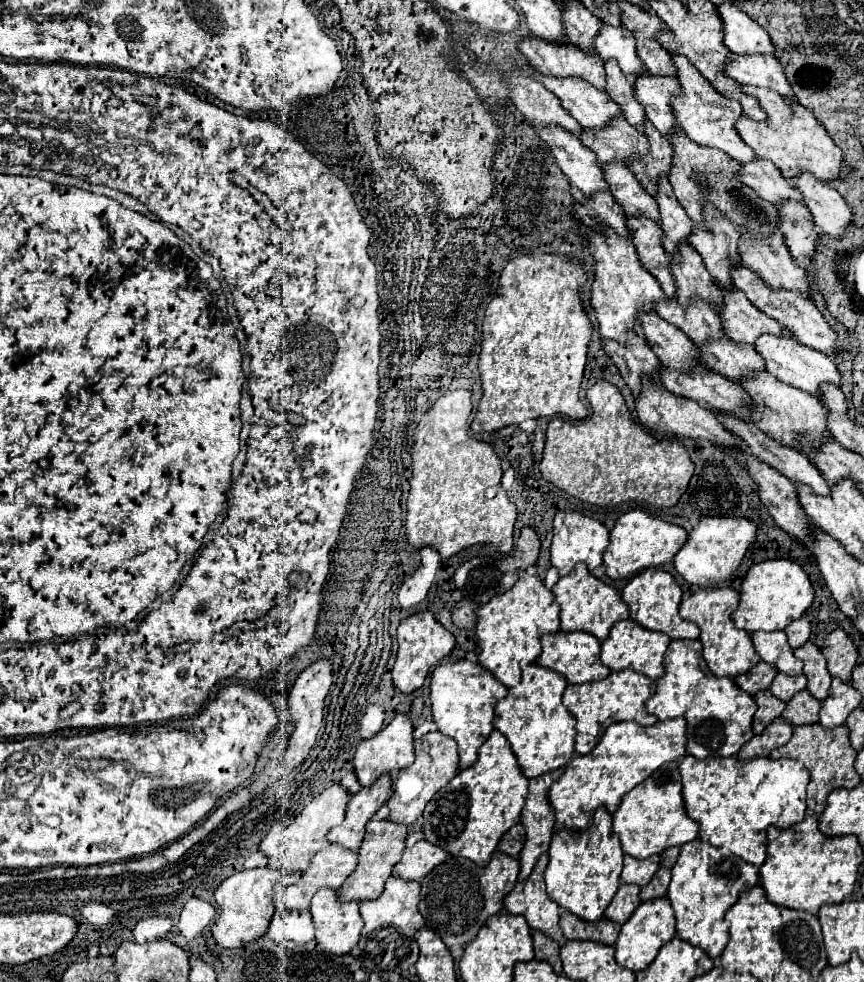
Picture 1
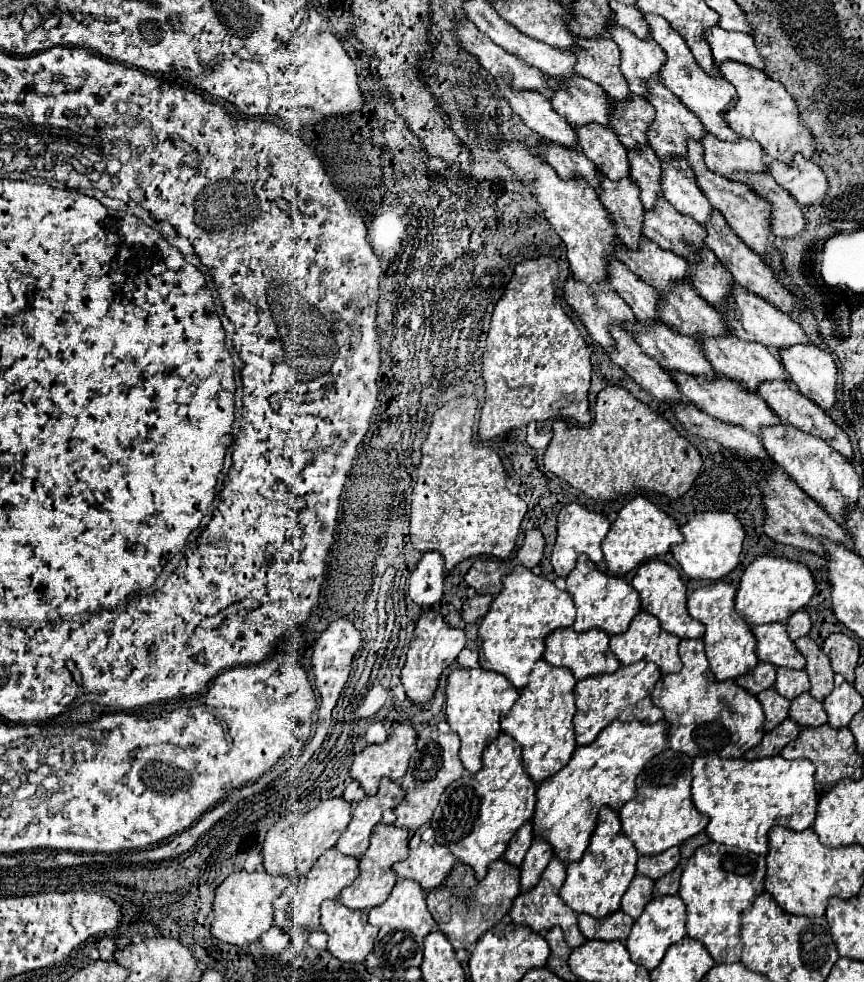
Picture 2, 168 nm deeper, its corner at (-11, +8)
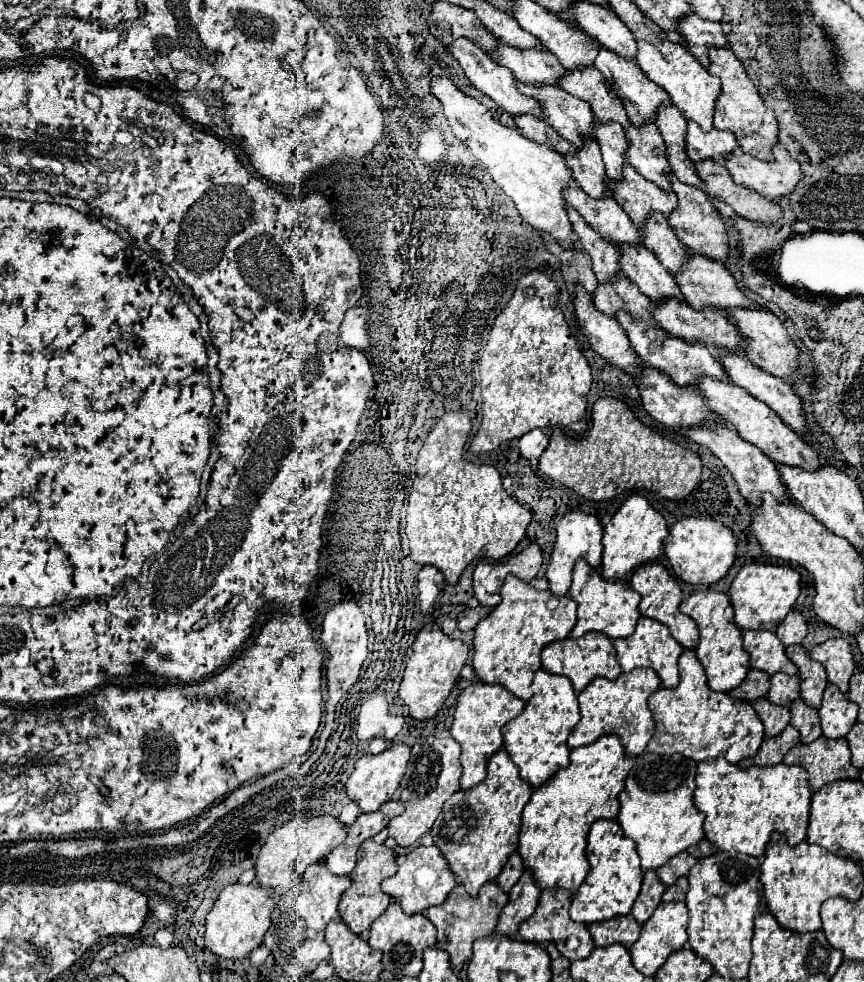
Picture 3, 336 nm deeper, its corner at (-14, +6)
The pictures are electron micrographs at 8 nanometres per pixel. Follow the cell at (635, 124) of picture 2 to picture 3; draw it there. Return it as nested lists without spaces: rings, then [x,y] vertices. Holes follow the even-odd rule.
[[[579,67],[579,69],[567,71],[567,77],[559,81],[559,87],[563,87],[573,97],[587,101],[601,123],[615,121],[615,123],[621,123],[623,127],[629,127],[629,117],[625,115],[619,97],[615,97],[613,89],[603,81],[603,75],[599,73],[599,69]]]

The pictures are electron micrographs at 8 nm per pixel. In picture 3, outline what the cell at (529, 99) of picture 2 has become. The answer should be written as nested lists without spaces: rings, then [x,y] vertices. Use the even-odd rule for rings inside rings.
[[[459,37],[459,39],[455,39],[451,45],[447,45],[447,49],[449,49],[451,55],[459,61],[459,65],[463,67],[465,77],[471,81],[471,85],[473,85],[477,91],[481,91],[483,95],[491,97],[503,111],[513,113],[513,115],[531,113],[531,115],[535,115],[535,117],[543,117],[541,105],[539,105],[535,99],[523,97],[523,95],[517,91],[517,87],[515,87],[515,77],[511,77],[511,71],[505,69],[505,67],[501,67],[501,65],[495,65],[495,63],[487,57],[487,53],[485,53],[483,49],[479,49],[473,41],[469,41],[469,39],[465,39],[465,37]]]

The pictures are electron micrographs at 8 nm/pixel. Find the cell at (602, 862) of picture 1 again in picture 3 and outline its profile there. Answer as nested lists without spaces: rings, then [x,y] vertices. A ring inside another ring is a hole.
[[[599,819],[591,825],[591,831],[587,835],[585,853],[591,863],[591,871],[573,899],[571,919],[577,923],[589,925],[589,923],[607,921],[617,915],[629,915],[641,891],[641,881],[643,881],[643,869],[639,865],[639,855],[635,851],[633,841],[623,837],[615,821]]]

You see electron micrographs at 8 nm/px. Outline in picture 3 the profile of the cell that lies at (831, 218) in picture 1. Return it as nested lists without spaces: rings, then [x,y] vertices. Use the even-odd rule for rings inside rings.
[[[775,145],[771,161],[759,161],[745,153],[731,153],[723,163],[737,185],[753,189],[769,199],[791,193],[801,179],[799,163],[793,161],[781,145]]]

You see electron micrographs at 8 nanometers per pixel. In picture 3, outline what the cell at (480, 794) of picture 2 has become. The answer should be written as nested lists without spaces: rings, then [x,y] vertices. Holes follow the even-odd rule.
[[[499,749],[489,759],[485,781],[473,789],[453,793],[445,801],[443,811],[431,829],[433,843],[441,849],[457,883],[461,883],[471,897],[477,897],[485,883],[497,879],[509,855],[517,849],[521,811],[531,793],[531,785],[519,777],[519,767],[511,761],[509,753]]]

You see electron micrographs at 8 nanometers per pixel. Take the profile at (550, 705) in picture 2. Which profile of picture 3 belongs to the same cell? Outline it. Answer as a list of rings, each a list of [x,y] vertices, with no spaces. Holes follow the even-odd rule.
[[[539,669],[533,677],[531,687],[533,697],[527,701],[523,713],[517,719],[509,721],[501,729],[501,733],[503,733],[503,747],[513,759],[513,763],[519,767],[521,779],[527,781],[531,787],[539,787],[547,779],[551,779],[559,769],[569,765],[567,737],[581,717],[577,695],[567,677]]]

